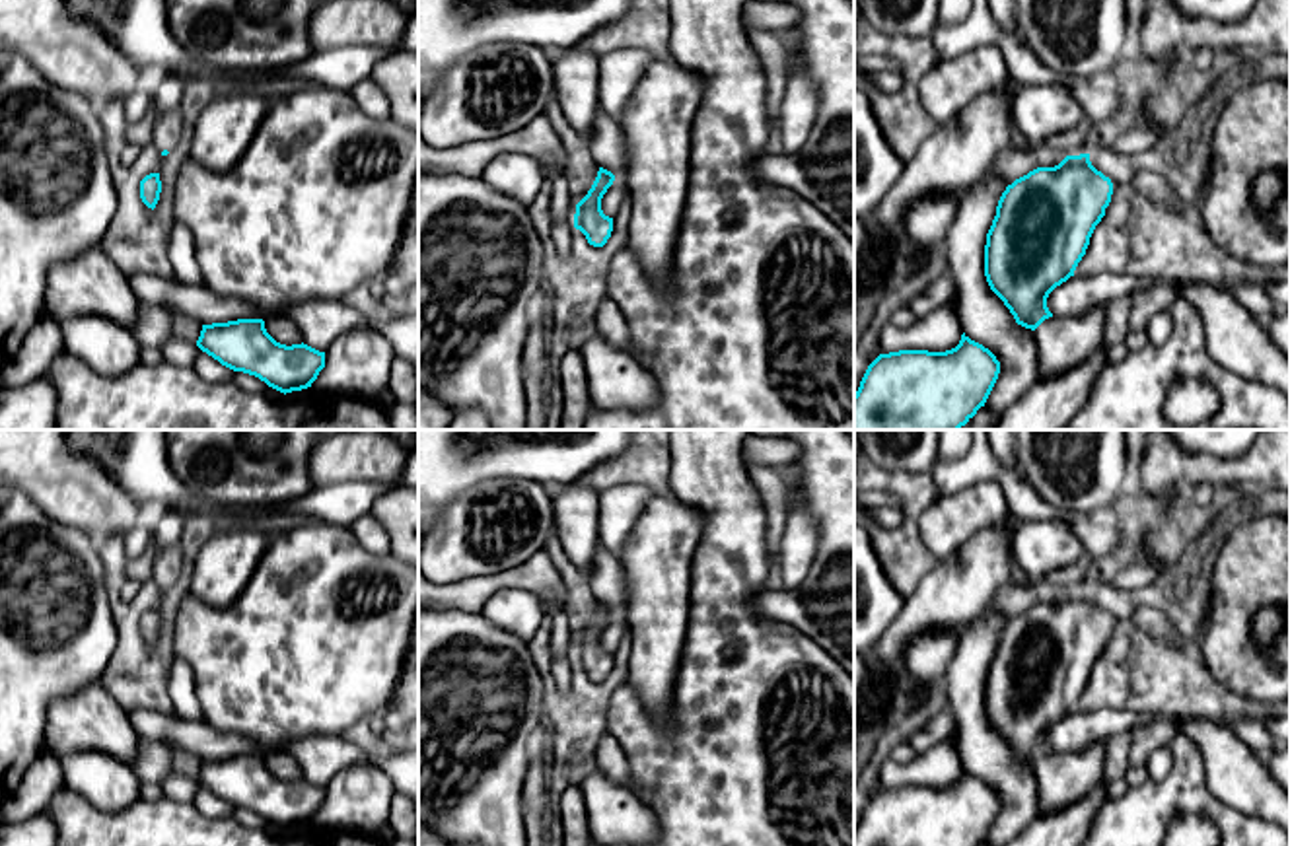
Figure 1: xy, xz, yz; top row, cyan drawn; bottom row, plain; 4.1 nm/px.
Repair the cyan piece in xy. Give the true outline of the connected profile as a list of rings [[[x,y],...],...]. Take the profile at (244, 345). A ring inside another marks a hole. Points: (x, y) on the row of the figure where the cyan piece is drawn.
[[[263,319],[202,325],[197,346],[222,366],[255,375],[284,395],[311,387],[325,368],[325,352],[304,342],[276,342]]]

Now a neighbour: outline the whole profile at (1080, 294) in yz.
[[[1113,272],[1074,274],[1049,294],[1047,307],[1057,317],[1080,317],[1150,284],[1148,278]]]

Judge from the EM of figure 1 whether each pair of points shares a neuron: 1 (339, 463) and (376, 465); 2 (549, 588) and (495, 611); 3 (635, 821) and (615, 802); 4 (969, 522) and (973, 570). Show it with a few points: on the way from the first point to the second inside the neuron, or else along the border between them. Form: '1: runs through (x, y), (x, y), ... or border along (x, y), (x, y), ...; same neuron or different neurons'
1: runs through (349, 463), (366, 463); same neuron
2: border along (489, 596), (501, 590), (530, 590), (545, 611); different neurons
3: runs through (631, 817), (619, 806); same neuron
4: border along (1012, 514), (1003, 526), (981, 528), (940, 561); different neurons

